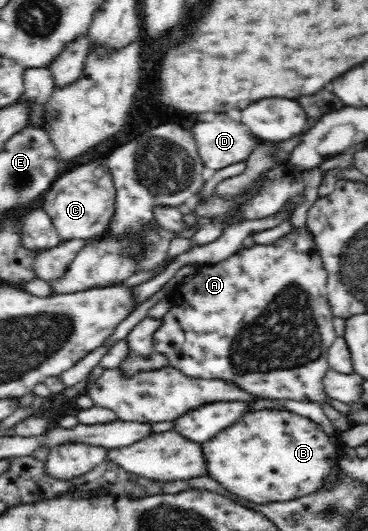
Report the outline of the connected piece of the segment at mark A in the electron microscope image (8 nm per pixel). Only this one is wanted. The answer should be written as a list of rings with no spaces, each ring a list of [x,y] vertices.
[[[306,228],[293,229],[291,233],[277,239],[277,241],[267,244],[253,244],[249,248],[239,250],[235,255],[219,261],[212,265],[200,265],[195,275],[190,277],[186,283],[183,283],[174,288],[169,295],[172,307],[162,317],[161,325],[155,330],[152,335],[152,344],[154,350],[161,355],[164,355],[169,362],[169,366],[178,369],[187,377],[193,379],[222,379],[223,381],[232,381],[236,383],[241,389],[245,390],[256,398],[265,399],[293,399],[293,401],[314,401],[315,403],[322,403],[322,408],[329,420],[332,421],[333,426],[337,431],[347,431],[351,428],[350,423],[346,419],[346,415],[337,411],[335,407],[329,403],[329,396],[325,394],[325,384],[321,379],[325,377],[329,371],[329,364],[327,364],[327,355],[329,347],[333,341],[337,339],[335,334],[335,327],[333,326],[333,312],[329,308],[327,302],[328,293],[328,273],[324,268],[321,256],[318,254],[316,248],[315,238],[311,236],[311,232]]]

